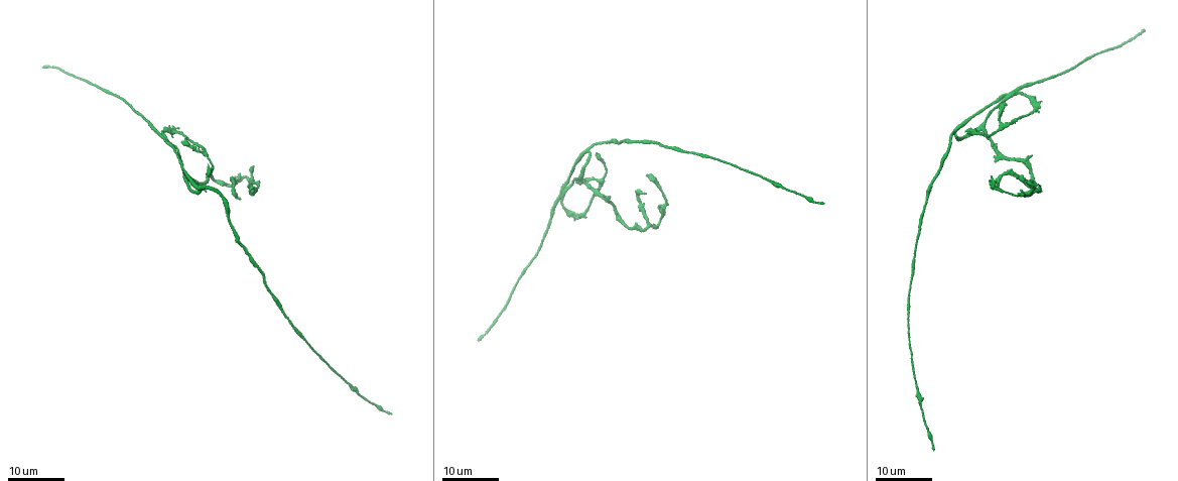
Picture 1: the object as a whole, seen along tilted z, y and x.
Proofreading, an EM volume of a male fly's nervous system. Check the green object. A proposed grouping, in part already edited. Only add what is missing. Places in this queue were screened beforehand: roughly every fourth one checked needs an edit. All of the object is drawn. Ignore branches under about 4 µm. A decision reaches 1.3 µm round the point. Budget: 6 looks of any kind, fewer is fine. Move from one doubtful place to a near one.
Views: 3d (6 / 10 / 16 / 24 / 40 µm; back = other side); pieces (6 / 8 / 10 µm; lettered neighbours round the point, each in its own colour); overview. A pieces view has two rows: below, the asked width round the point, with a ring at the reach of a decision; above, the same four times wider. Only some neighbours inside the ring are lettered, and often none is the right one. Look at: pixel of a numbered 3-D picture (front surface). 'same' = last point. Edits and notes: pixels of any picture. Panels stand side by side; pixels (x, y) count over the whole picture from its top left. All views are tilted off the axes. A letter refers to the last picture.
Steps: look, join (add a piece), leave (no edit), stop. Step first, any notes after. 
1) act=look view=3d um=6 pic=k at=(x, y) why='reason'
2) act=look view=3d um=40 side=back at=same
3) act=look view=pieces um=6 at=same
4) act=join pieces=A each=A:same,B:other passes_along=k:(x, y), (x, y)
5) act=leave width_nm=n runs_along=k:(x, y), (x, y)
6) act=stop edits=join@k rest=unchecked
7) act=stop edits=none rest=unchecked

act=look view=3d um=16 pic=1 at=(480, 338) why='long arm stops here'

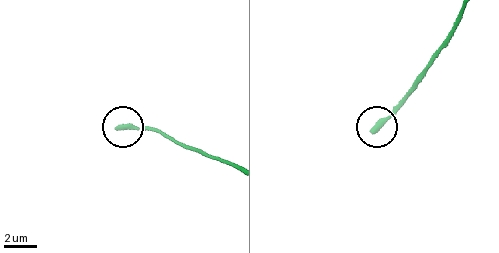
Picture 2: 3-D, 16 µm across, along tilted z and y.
act=look view=pieces um=8 pic=2 at=(372, 132) why='see the neighbours'

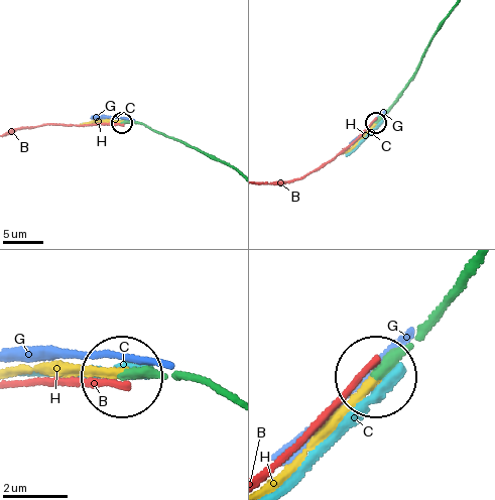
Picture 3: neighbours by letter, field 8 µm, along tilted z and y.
act=join pieces=H each=B:other,C:other,G:other,H:same passes_along=3:(456, 289), (267, 482) found='it goes on there'

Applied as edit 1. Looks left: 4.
act=look view=overview

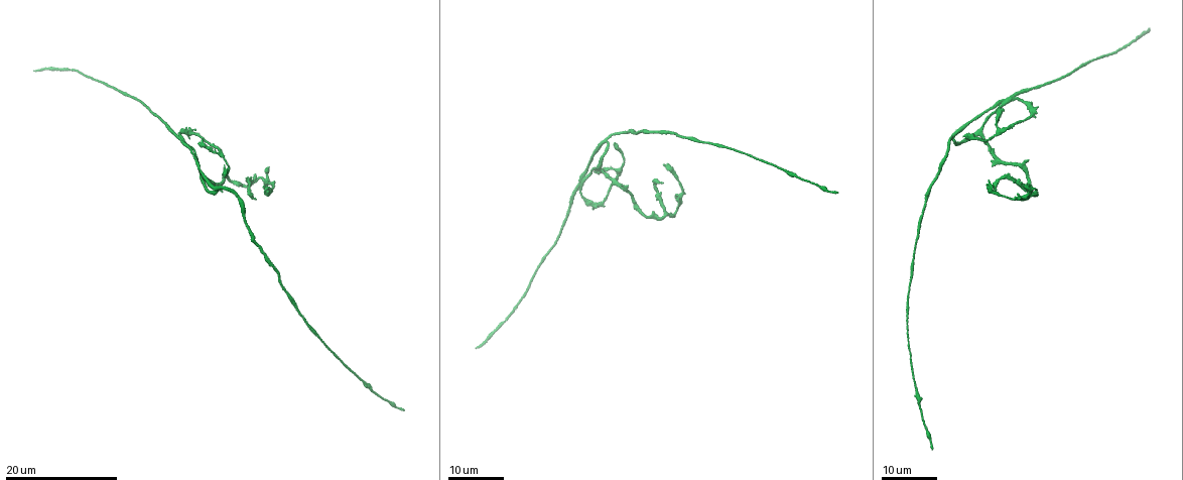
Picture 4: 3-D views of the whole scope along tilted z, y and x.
act=look view=3d um=16 pic=4 at=(268, 169)

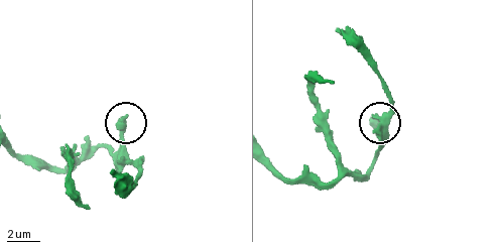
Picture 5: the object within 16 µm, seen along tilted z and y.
act=look view=pieces um=8 at=same

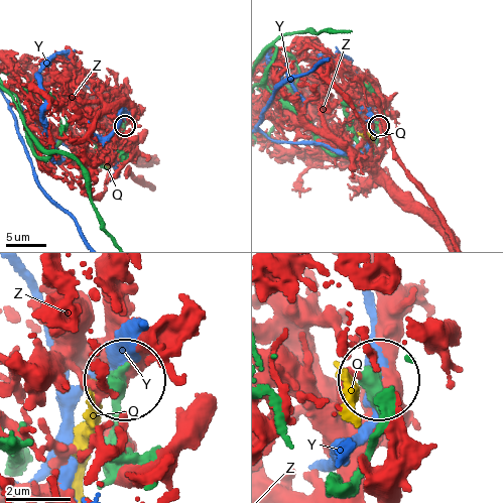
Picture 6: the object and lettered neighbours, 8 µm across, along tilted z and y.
act=leave each=Q:other,Y:other,Z:other runs_along=6:(354, 477), (383, 416), (378, 383) found='no lettered piece goes on from it'

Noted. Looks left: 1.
act=stop edits=join@3 rest=unchecked

